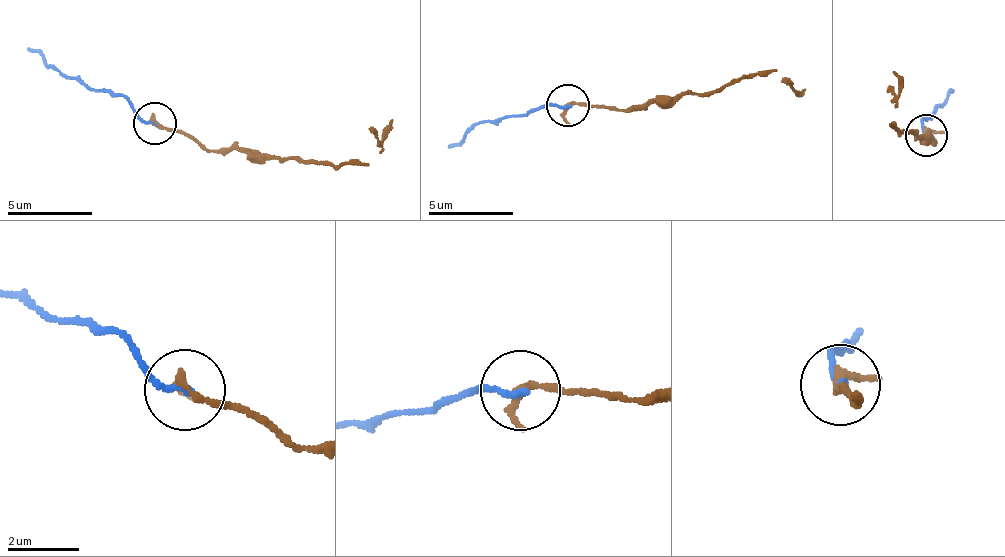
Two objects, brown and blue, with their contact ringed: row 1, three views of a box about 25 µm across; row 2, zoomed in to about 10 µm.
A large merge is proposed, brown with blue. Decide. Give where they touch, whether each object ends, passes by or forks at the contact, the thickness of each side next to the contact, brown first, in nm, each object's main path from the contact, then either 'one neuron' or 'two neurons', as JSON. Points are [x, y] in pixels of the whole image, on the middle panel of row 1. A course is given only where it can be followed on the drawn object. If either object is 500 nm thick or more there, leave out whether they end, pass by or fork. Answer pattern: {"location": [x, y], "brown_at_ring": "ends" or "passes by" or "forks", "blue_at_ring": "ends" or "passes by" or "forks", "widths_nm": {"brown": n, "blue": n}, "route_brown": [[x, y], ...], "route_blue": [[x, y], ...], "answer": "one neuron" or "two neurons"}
{"location": [567, 105], "brown_at_ring": "passes by", "blue_at_ring": "ends", "widths_nm": {"brown": 180, "blue": 200}, "route_brown": [[566, 107], [618, 109], [722, 93], [730, 82], [771, 71], [789, 79], [796, 90], [806, 88]], "route_blue": [[566, 107], [540, 107], [483, 119], [449, 148]], "answer": "one neuron"}

